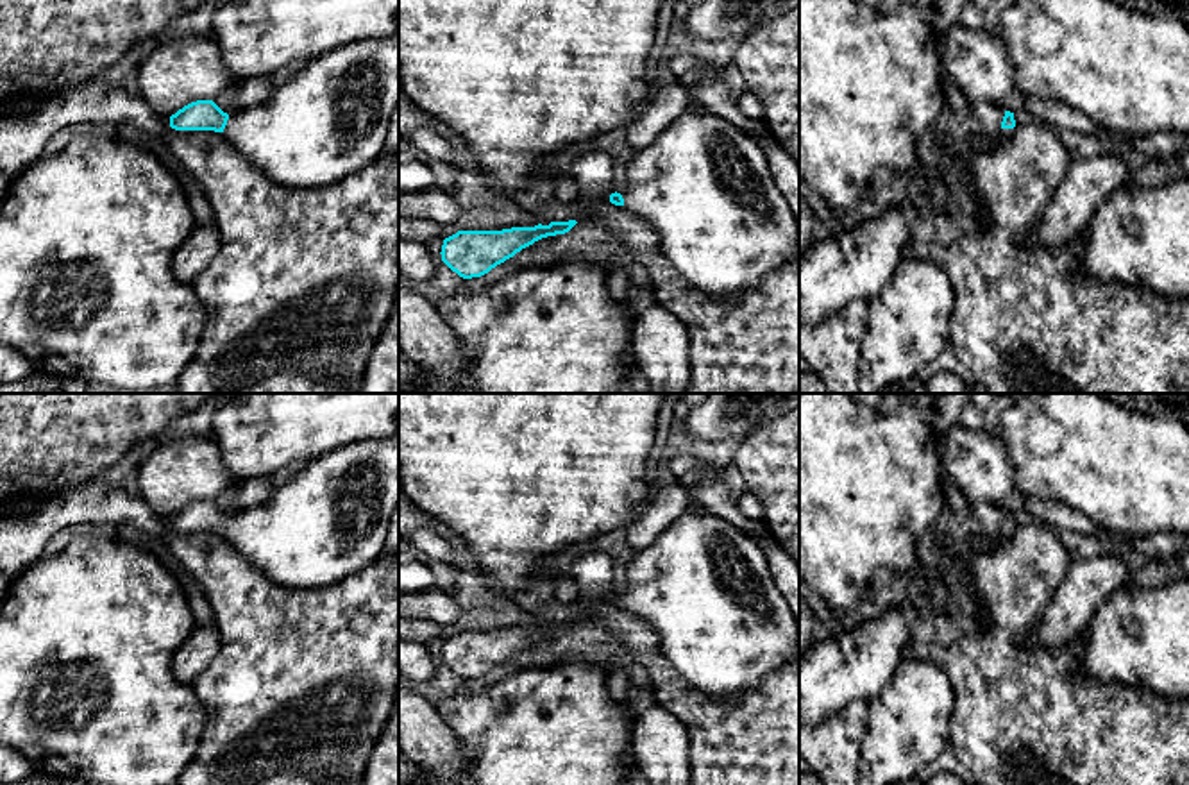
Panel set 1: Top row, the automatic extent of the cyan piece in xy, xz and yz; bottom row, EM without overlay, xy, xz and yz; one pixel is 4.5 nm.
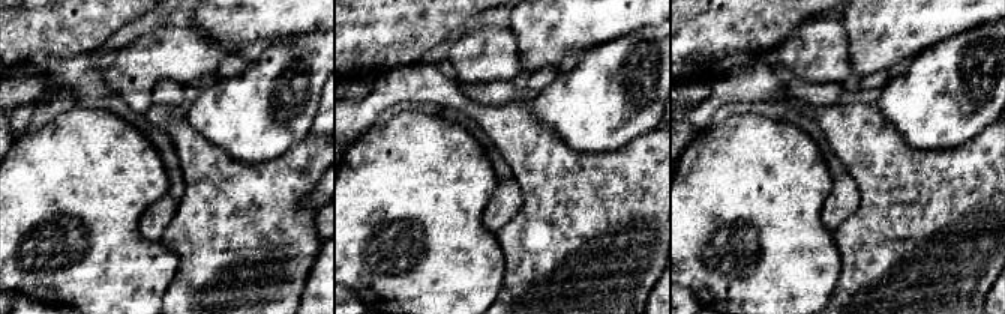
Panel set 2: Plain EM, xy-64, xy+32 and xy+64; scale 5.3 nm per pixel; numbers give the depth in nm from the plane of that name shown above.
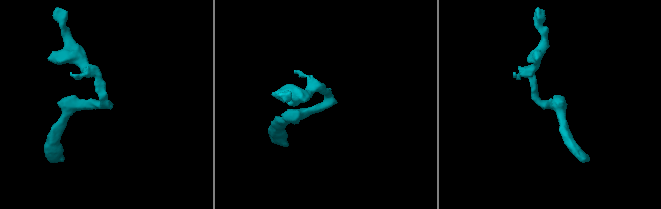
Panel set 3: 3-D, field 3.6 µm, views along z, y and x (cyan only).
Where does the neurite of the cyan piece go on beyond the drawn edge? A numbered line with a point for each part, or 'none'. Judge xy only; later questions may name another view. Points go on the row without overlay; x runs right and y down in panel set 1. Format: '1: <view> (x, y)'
1: xy (329, 519)

